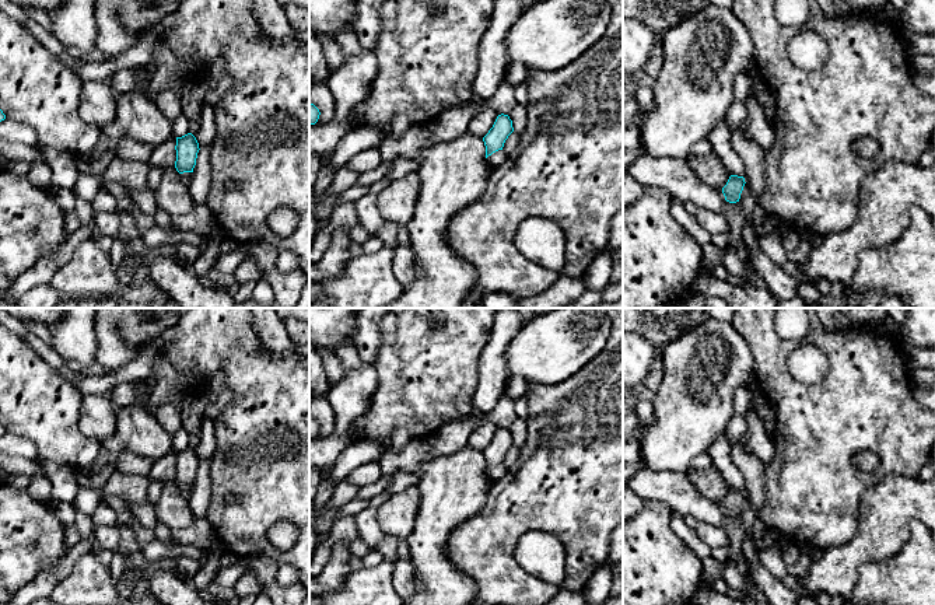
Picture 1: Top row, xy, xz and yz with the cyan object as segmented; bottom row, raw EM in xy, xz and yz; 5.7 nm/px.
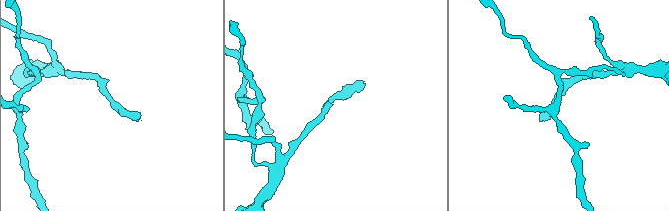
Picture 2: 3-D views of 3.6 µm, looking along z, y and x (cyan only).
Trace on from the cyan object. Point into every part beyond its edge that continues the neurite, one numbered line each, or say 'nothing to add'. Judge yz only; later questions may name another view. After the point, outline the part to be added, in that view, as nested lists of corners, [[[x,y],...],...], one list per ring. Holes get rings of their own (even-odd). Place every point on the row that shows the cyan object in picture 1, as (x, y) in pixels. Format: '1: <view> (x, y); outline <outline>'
nothing to add

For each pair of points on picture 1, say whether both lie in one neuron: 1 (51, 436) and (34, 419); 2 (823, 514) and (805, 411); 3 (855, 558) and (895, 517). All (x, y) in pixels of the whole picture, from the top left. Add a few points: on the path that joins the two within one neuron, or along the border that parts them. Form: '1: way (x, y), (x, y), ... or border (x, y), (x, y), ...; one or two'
1: way (46, 432), (38, 423); one
2: way (813, 489), (813, 436); one
3: way (864, 548), (885, 527); one

